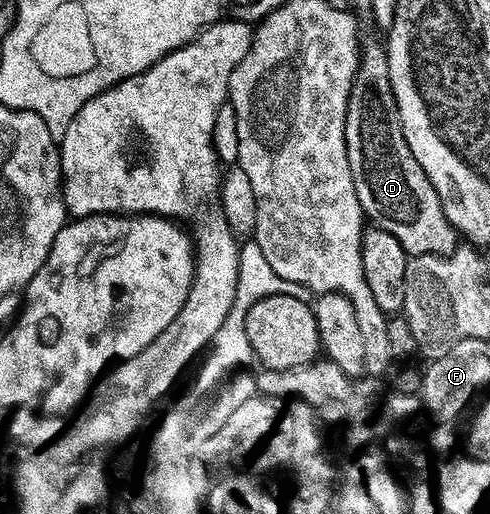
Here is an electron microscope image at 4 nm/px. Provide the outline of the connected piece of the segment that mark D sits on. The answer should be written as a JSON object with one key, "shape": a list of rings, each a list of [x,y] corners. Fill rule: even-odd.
{"shape":[[[382,43],[371,44],[368,48],[366,45],[362,53],[359,69],[351,87],[351,97],[347,103],[345,136],[349,170],[353,174],[353,186],[357,190],[357,198],[363,207],[364,217],[373,222],[374,227],[392,232],[397,242],[401,242],[401,246],[407,251],[408,257],[447,256],[454,252],[457,247],[455,228],[449,222],[449,218],[445,218],[441,198],[437,198],[437,190],[433,190],[433,182],[429,182],[429,174],[421,170],[421,162],[413,158],[413,150],[409,150],[409,142],[405,142],[405,134],[397,110],[397,98],[389,82],[387,49]]]}

